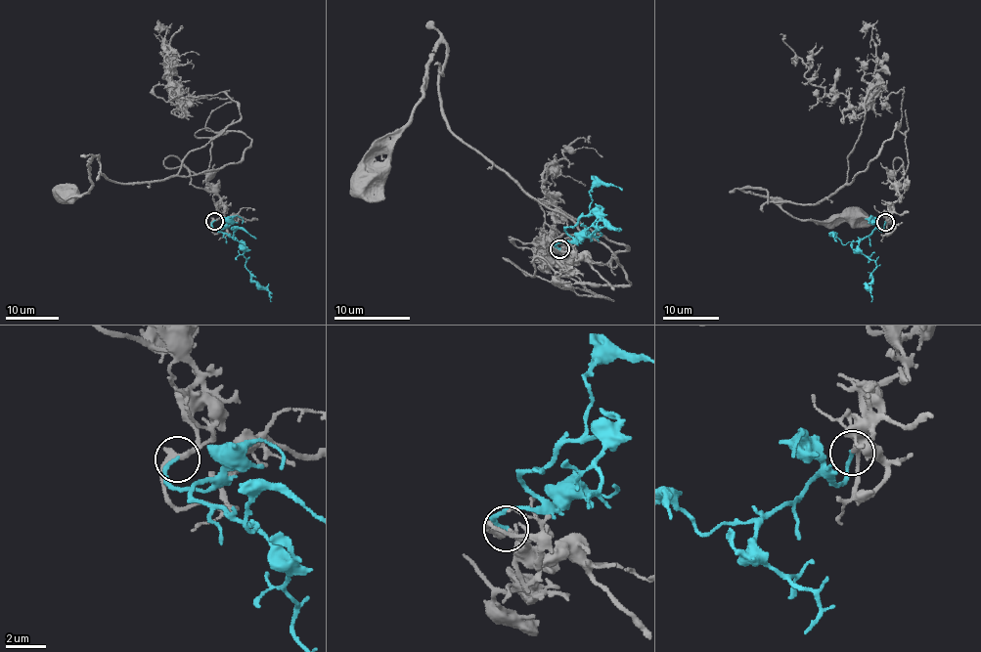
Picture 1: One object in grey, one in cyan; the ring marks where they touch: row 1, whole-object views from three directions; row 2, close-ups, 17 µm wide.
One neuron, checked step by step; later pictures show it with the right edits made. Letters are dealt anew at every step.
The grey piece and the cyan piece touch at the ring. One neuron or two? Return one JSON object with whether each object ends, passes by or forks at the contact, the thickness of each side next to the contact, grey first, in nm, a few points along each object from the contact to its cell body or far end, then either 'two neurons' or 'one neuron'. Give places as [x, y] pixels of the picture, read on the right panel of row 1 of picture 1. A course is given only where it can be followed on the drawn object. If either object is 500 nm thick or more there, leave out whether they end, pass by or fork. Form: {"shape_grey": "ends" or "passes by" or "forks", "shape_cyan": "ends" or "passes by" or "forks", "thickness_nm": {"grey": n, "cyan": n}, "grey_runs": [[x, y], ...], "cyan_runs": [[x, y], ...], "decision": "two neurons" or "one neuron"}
{"shape_grey": "passes by", "shape_cyan": "ends", "thickness_nm": {"grey": 260, "cyan": 190}, "grey_runs": [[885, 222], [909, 162], [896, 123], [853, 180], [816, 203], [743, 190], [770, 195], [798, 219], [857, 218]], "cyan_runs": [[885, 222], [881, 231], [873, 232], [859, 244], [876, 269], [865, 284], [871, 301]], "decision": "one neuron"}

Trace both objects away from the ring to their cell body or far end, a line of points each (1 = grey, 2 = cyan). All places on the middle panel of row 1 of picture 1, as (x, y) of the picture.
1: (559, 249), (558, 288), (628, 283), (448, 126), (444, 42), (367, 181)
2: (559, 249), (557, 242), (571, 239), (566, 228), (581, 217), (596, 218), (590, 236), (599, 221), (618, 229)

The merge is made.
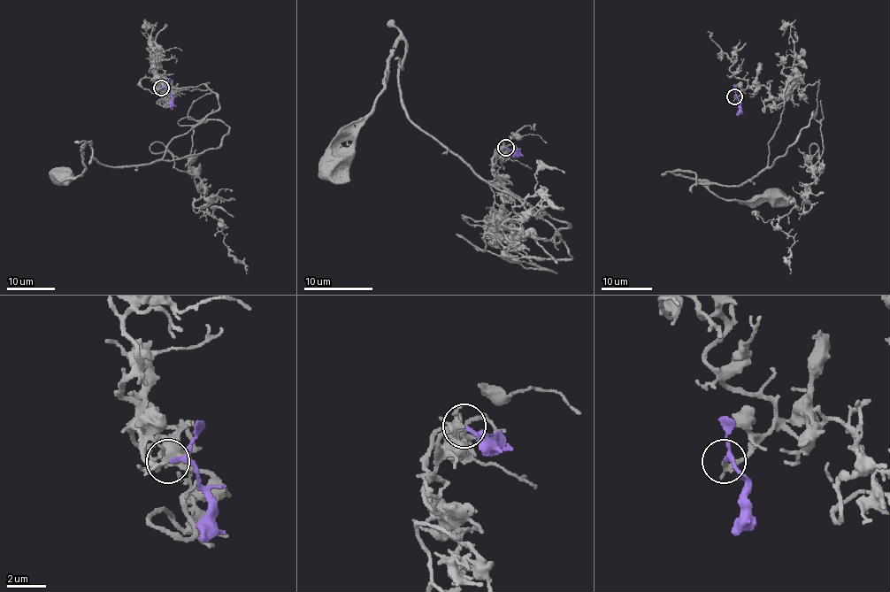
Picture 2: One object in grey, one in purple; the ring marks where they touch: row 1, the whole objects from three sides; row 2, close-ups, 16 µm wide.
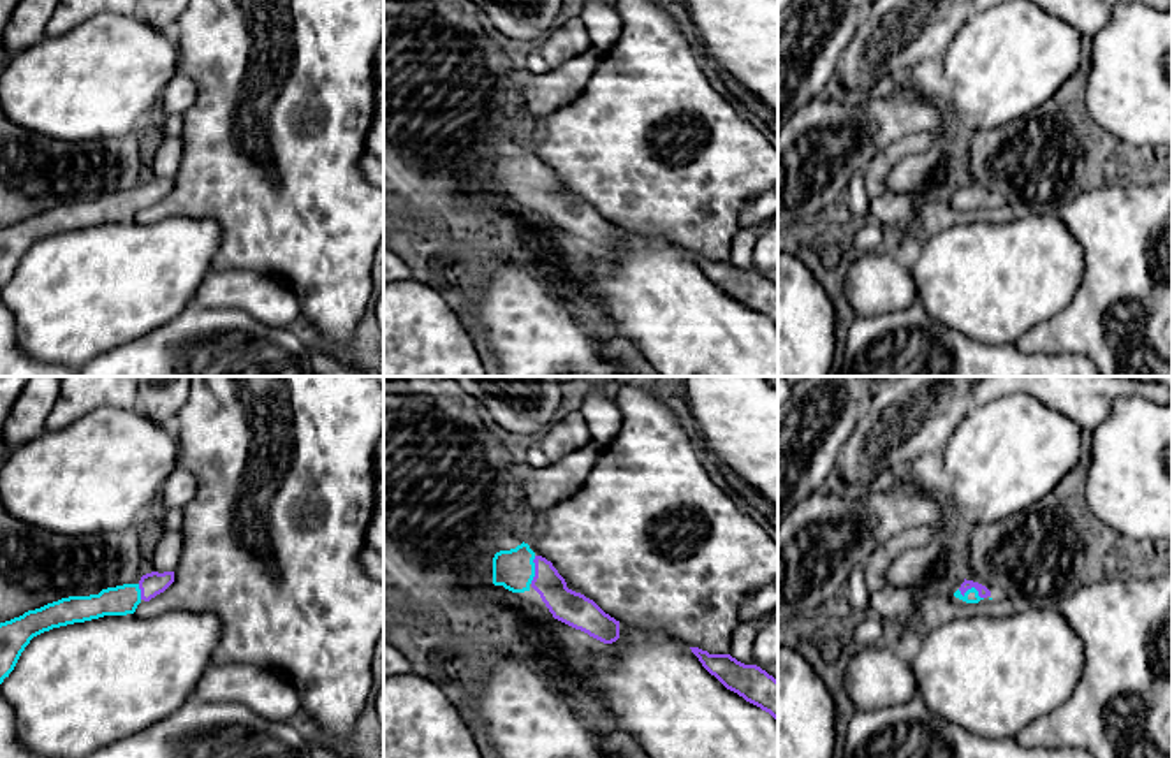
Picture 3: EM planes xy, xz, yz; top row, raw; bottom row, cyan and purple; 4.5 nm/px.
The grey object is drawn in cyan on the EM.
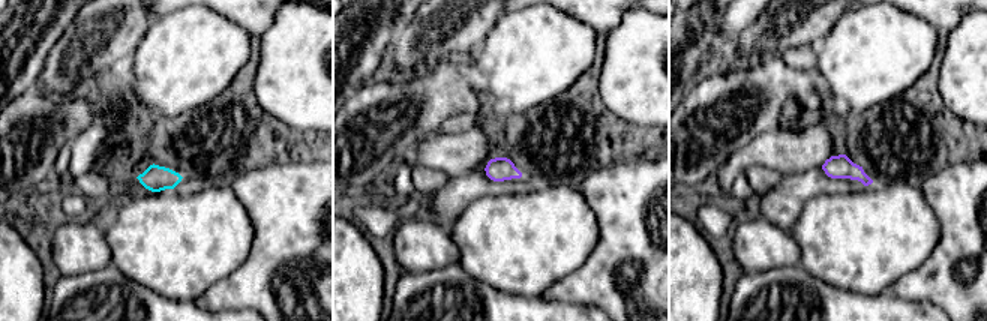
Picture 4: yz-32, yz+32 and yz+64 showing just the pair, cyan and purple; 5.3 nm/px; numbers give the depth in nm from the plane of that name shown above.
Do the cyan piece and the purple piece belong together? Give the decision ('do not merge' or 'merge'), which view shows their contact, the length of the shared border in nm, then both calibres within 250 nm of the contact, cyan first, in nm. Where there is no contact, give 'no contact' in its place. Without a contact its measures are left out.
merge; meets cyan in yz; contact 130 nm long; 60 nm thick on the cyan side, 50 nm on the other

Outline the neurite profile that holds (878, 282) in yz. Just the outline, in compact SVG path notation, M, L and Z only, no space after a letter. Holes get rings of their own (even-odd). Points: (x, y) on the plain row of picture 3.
M894 248L861 251L846 266L845 292L855 317L896 313L917 302L908 259Z

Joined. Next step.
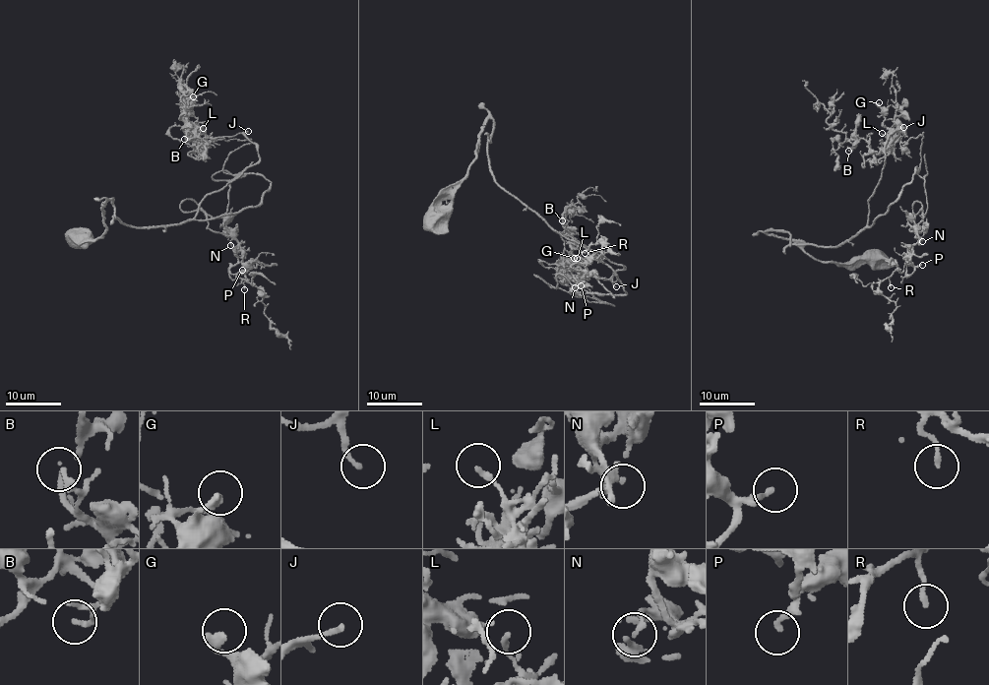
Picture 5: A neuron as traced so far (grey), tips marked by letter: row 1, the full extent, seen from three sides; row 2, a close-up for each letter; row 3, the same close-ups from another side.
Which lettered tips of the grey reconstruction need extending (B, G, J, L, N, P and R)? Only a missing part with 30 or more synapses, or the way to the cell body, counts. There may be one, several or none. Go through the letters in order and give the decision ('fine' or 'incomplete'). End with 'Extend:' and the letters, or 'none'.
B: fine
G: fine
J: incomplete
L: fine
N: fine
P: fine
R: fine
Extend: J

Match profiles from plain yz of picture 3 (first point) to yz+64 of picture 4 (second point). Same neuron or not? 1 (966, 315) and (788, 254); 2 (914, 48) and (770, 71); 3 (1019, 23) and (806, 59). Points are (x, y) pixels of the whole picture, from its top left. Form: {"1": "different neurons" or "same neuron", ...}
{"1": "different neurons", "2": "different neurons", "3": "different neurons"}

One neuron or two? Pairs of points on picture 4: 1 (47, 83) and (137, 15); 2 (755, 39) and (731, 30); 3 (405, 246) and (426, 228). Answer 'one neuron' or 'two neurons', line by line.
1: one neuron
2: two neurons
3: one neuron

